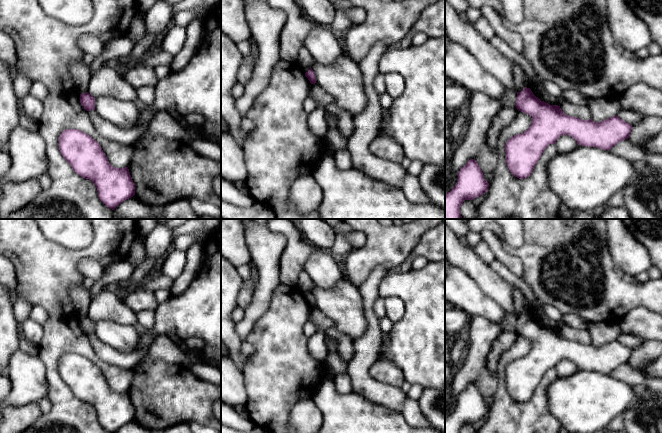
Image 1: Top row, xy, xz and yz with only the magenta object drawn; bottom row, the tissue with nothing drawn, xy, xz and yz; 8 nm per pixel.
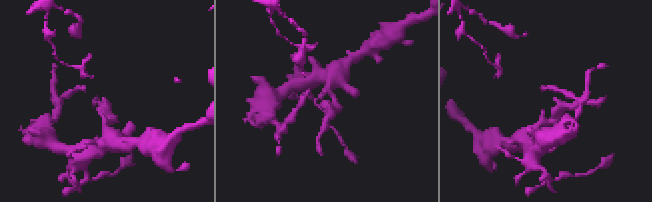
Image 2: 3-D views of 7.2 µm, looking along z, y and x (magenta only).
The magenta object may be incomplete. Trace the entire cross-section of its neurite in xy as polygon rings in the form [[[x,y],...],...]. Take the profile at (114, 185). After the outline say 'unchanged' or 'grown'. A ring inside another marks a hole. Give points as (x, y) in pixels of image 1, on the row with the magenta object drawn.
[[[64,130],[59,136],[59,150],[78,175],[95,184],[99,199],[110,209],[135,195],[128,167],[113,167],[100,144],[88,134]]] | unchanged

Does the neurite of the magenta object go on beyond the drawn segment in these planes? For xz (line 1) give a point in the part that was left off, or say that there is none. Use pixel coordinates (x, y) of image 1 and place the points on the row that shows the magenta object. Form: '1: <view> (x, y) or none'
1: none

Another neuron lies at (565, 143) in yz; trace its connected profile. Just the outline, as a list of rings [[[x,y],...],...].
[[[562,135],[555,143],[558,153],[568,153],[577,148],[577,141],[569,135]]]

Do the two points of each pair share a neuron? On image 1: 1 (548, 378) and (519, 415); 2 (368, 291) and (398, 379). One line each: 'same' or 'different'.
1: same
2: different

